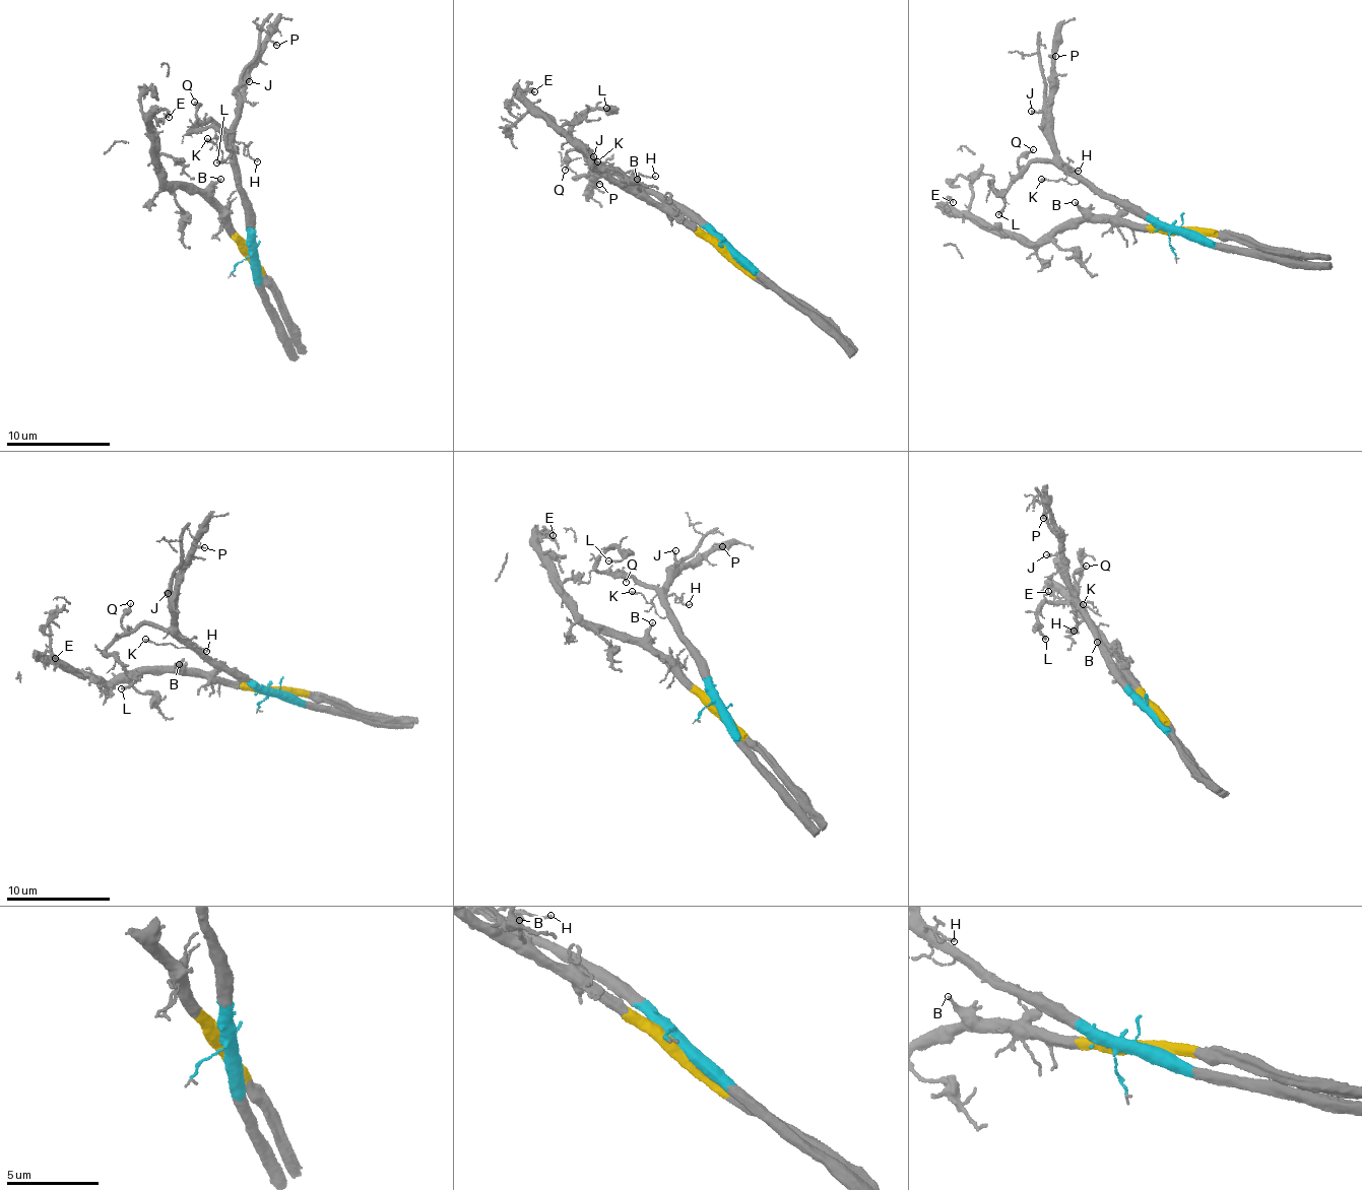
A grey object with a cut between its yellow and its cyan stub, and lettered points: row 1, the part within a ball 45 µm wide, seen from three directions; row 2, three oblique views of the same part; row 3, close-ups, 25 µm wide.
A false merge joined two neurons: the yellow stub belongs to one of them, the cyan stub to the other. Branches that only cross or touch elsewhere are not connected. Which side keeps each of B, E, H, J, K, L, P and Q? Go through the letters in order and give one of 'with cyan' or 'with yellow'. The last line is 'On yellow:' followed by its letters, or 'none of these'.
B: with yellow
E: with yellow
H: with cyan
J: with cyan
K: with cyan
L: with cyan
P: with cyan
Q: with cyan
On yellow: B, E

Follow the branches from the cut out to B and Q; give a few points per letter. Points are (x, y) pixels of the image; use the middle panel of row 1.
B: (726, 251), (715, 248), (644, 195), (636, 178)
Q: (728, 250), (726, 240), (605, 167), (585, 159), (577, 151), (567, 150), (565, 171)

